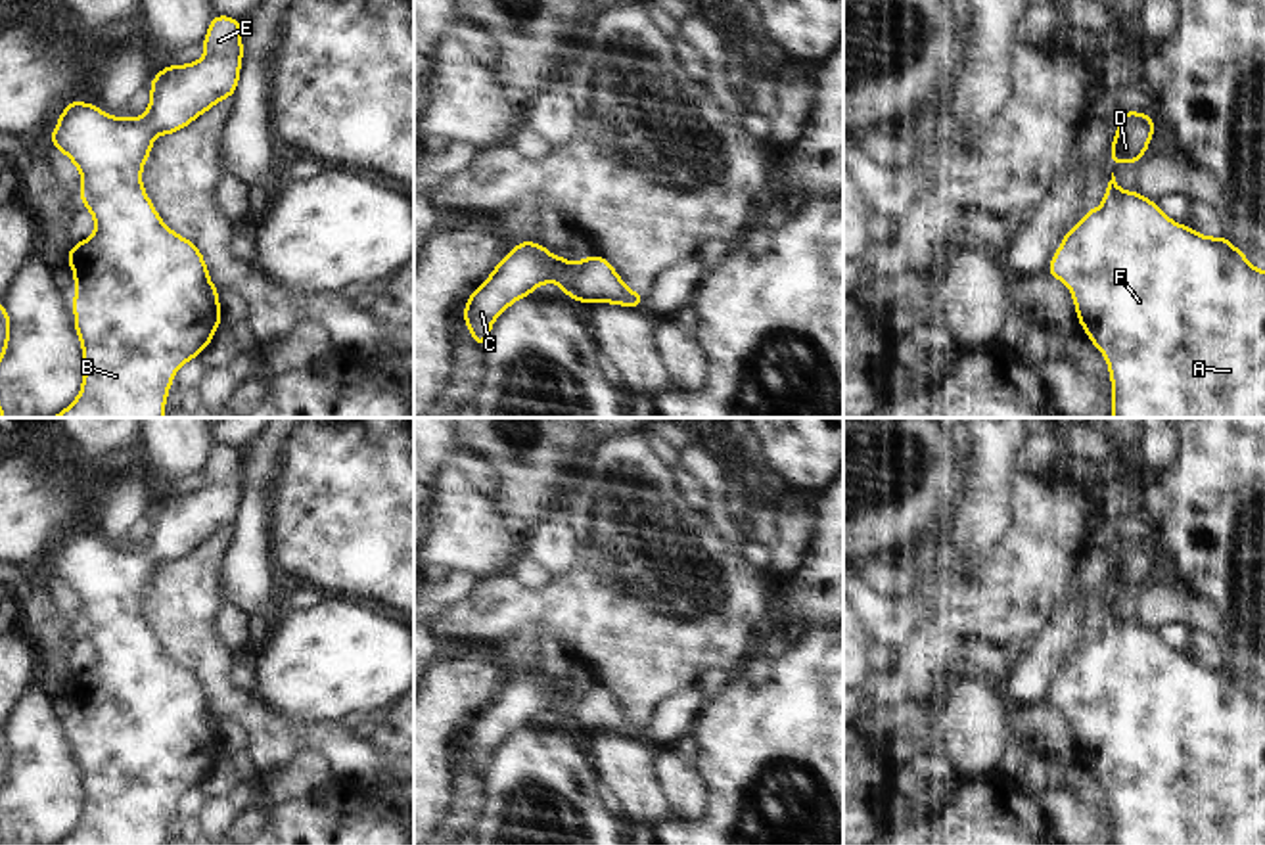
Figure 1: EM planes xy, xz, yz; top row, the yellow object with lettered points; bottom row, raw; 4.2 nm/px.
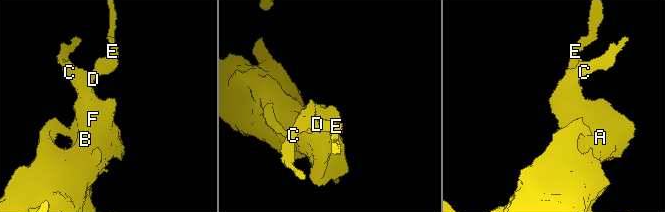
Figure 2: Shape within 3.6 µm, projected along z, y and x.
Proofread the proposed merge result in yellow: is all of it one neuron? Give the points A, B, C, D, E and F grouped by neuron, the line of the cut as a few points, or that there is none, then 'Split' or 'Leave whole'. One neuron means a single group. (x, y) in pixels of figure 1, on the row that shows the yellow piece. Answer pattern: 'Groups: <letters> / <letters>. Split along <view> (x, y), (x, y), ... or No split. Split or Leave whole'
Groups: A B C D E F. No split. Leave whole.

